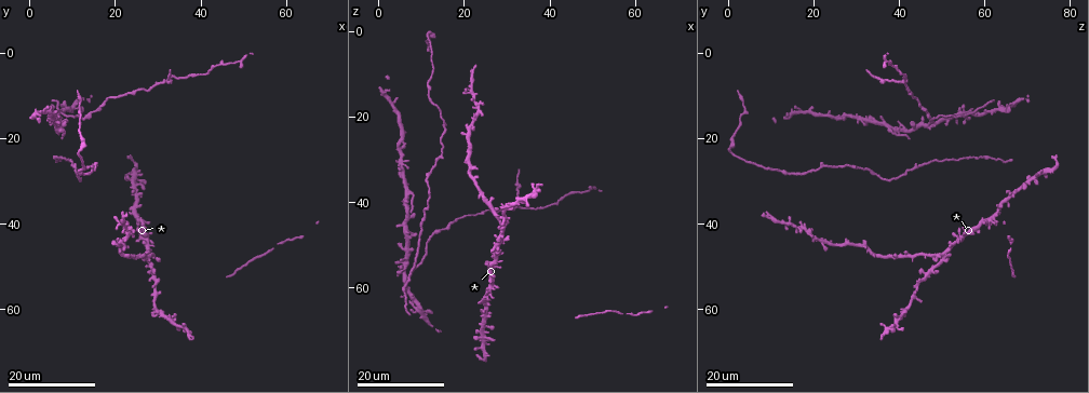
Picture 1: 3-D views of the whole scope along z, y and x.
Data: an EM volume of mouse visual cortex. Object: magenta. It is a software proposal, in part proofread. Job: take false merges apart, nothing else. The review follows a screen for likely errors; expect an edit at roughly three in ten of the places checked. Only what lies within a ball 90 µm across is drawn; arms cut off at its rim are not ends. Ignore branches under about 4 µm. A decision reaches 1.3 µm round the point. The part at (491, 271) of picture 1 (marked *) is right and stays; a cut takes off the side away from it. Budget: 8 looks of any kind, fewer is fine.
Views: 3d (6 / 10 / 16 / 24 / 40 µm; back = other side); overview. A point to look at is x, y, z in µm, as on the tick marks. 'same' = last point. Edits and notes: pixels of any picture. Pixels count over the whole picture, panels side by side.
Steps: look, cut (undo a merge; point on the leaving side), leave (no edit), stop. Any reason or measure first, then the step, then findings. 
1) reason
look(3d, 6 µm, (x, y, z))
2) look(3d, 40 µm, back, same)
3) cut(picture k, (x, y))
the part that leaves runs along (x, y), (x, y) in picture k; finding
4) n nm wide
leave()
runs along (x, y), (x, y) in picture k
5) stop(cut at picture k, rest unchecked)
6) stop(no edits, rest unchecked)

look(3d, 16 µm, (7.5, 18.0, 37.5))

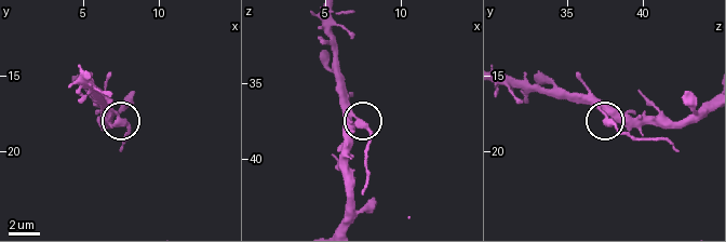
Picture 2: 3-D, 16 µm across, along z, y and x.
zoom in
look(3d, 10 µm, (7.2, 18.0, 37.6))

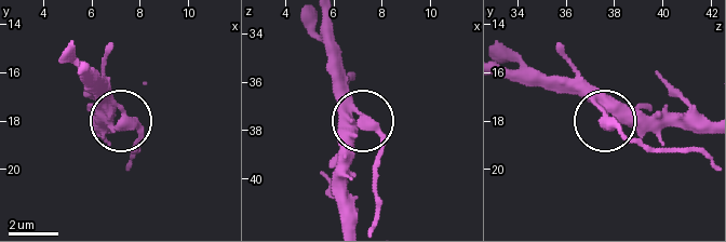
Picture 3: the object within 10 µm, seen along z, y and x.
side arm 5 µm
cut(picture 3, (134, 130))
the part that leaves runs along (116, 105), (138, 134), (128, 170) in picture 3; two neurons meet here

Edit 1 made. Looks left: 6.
looks like a crossing
look(3d, 24 µm, (32.5, 6.0, 40.5))

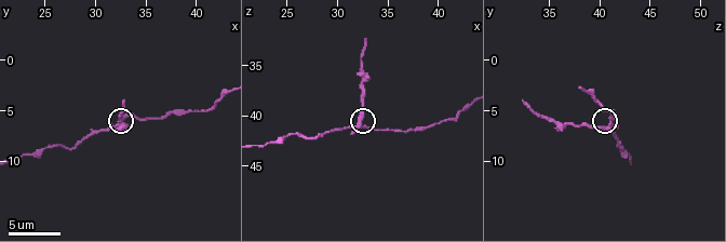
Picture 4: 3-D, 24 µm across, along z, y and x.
look(3d, 6 µm, (32.4, 6.2, 41.2))

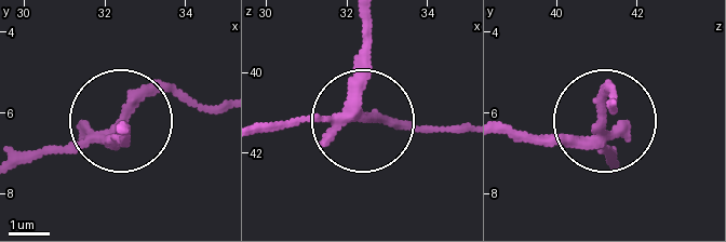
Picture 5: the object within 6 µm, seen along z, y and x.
4 arms
cut(picture 5, (359, 52))
the part that leaves runs along (347, 112), (367, 23) in picture 5; two neurons meet here

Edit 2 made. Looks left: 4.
look(overview)

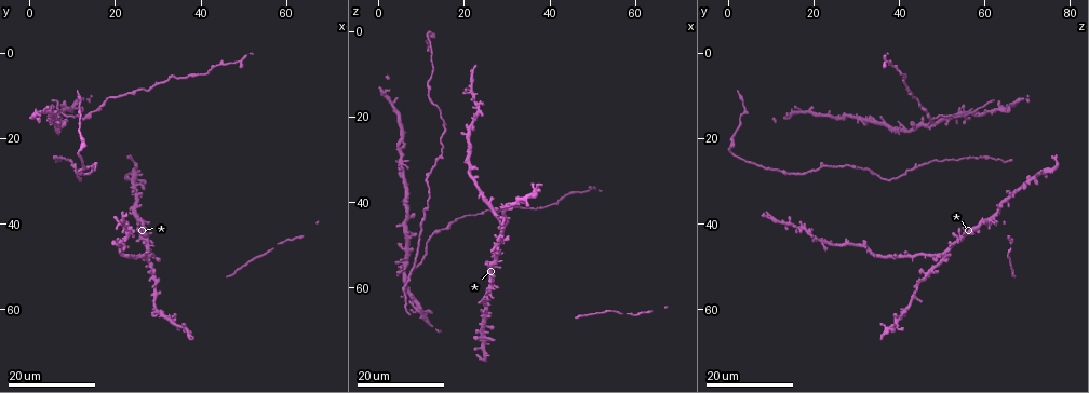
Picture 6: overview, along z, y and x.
calibre changes
look(3d, 16 µm, (41.5, 5.0, 41.0))

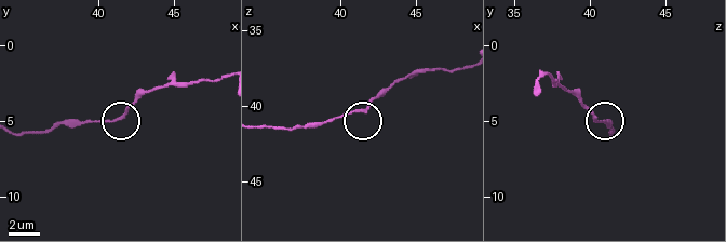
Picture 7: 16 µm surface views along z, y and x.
zoom in
look(3d, 6 µm, (41.4, 4.6, 40.2))

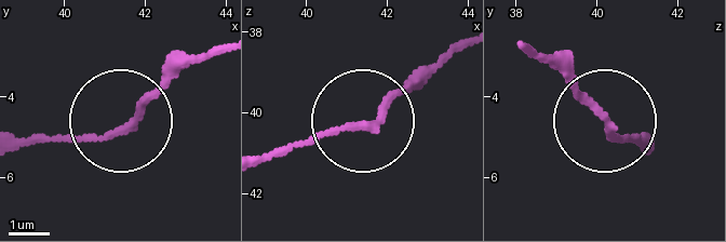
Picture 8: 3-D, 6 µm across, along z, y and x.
leave()
runs along (644, 139), (613, 136), (540, 57) in picture 8; one neuron here

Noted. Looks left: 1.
stop(cut at picture 3, cut at picture 5, rest unchecked)

